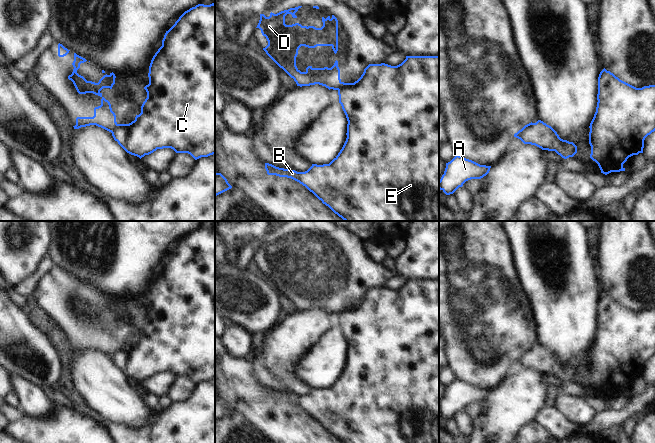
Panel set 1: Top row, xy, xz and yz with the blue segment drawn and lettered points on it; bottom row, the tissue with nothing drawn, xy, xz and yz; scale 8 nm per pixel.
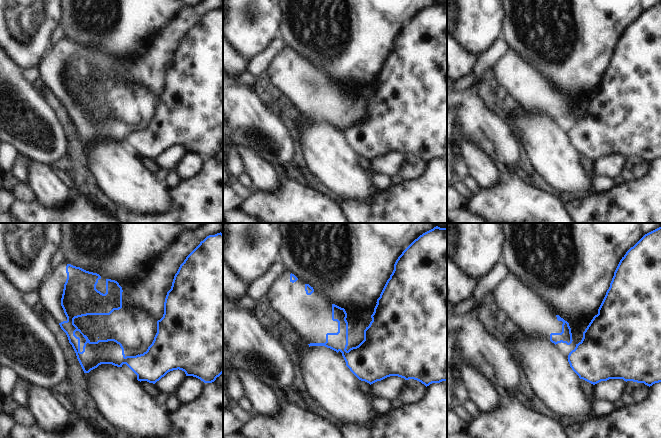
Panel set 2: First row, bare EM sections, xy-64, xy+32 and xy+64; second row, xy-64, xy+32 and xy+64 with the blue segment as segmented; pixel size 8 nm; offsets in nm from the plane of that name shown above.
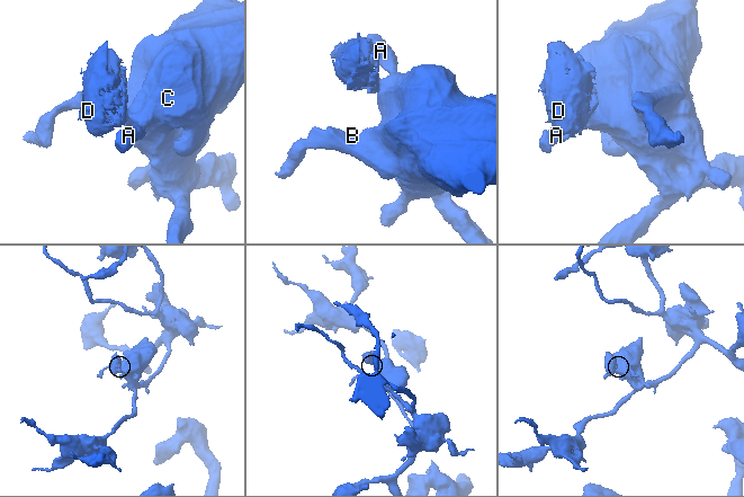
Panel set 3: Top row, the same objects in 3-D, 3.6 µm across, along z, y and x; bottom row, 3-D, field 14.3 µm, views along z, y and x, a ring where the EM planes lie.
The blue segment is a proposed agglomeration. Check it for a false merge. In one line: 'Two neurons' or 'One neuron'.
Two neurons

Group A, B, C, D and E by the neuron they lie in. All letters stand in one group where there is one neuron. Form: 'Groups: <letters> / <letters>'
Groups: A B C E / D

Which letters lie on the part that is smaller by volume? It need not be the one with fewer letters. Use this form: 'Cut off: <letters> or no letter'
Cut off: D

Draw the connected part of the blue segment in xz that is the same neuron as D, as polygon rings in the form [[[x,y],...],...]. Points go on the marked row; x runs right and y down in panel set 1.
[[[301,7],[290,8],[277,14],[271,12],[269,17],[260,14],[256,28],[261,30],[268,41],[268,45],[263,50],[294,79],[297,86],[319,84],[329,90],[339,90],[342,82],[337,60],[331,68],[308,66],[305,72],[301,72],[296,66],[296,57],[301,46],[308,48],[331,46],[335,54],[338,51],[338,20],[334,15],[326,19],[322,17],[321,28],[302,26],[299,23],[285,24],[285,16],[291,14],[293,18],[297,18],[295,13]]]

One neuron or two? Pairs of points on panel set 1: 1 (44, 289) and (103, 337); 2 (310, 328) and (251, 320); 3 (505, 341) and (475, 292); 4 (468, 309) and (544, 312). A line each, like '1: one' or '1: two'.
1: one
2: two
3: one
4: two

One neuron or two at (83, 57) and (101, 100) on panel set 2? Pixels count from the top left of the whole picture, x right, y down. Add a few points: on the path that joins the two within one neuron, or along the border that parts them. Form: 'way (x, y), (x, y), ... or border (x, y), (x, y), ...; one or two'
way (83, 68), (83, 74), (98, 89); one

